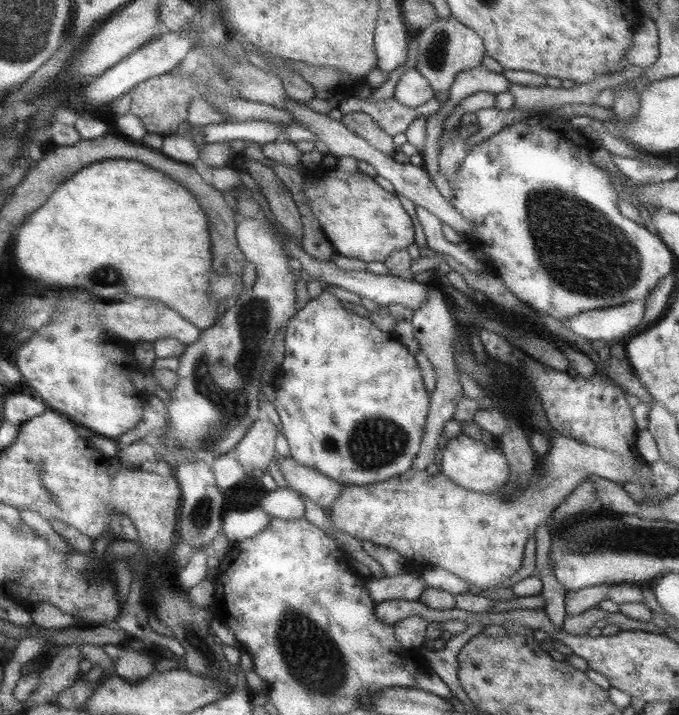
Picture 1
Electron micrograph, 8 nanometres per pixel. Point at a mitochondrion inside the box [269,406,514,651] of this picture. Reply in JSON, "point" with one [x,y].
{"point":[377,442]}

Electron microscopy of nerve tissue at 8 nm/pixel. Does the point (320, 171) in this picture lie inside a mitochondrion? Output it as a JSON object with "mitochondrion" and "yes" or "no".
{"mitochondrion":"no"}

